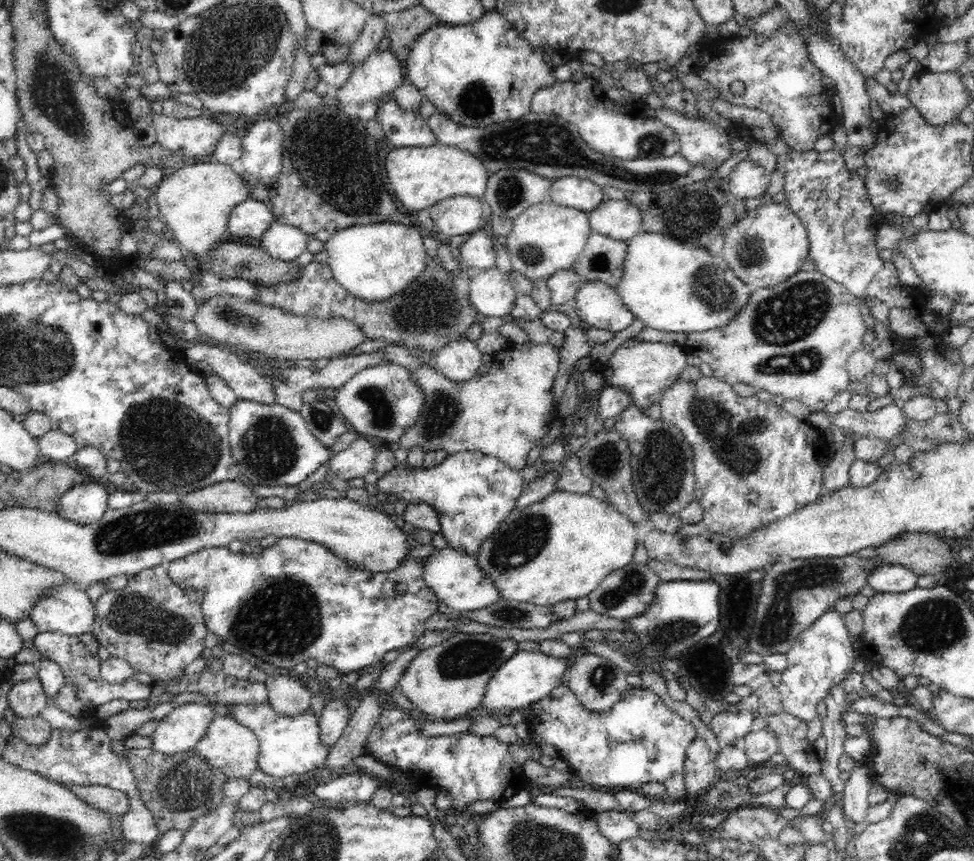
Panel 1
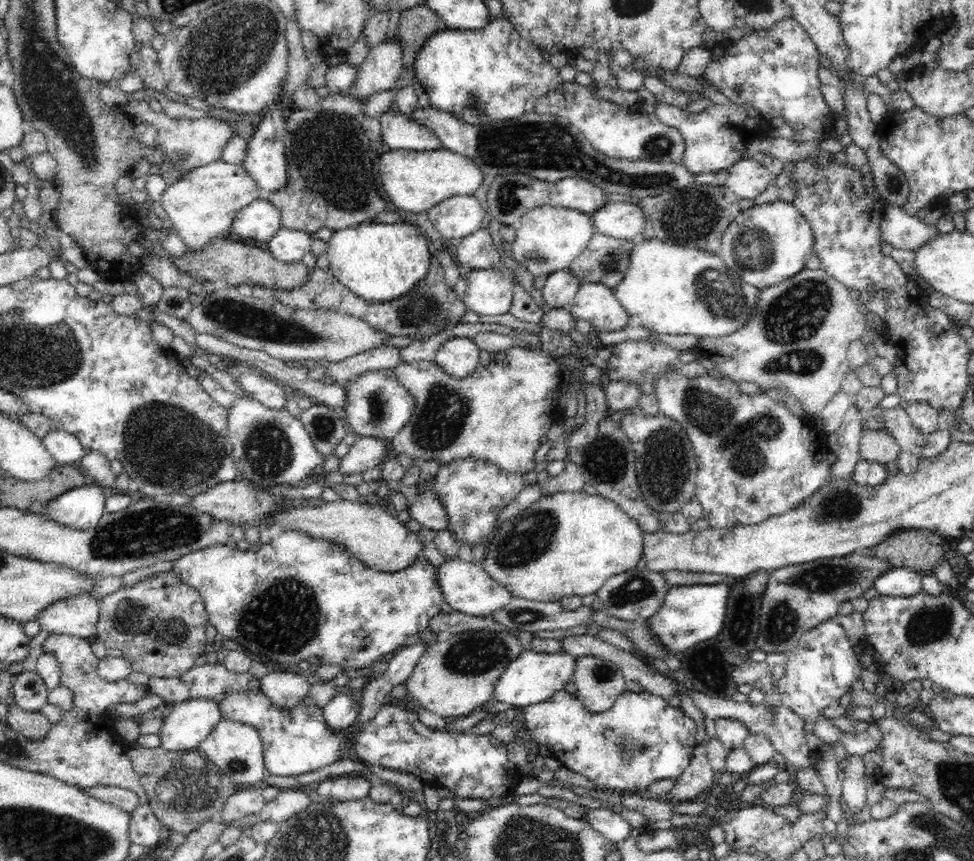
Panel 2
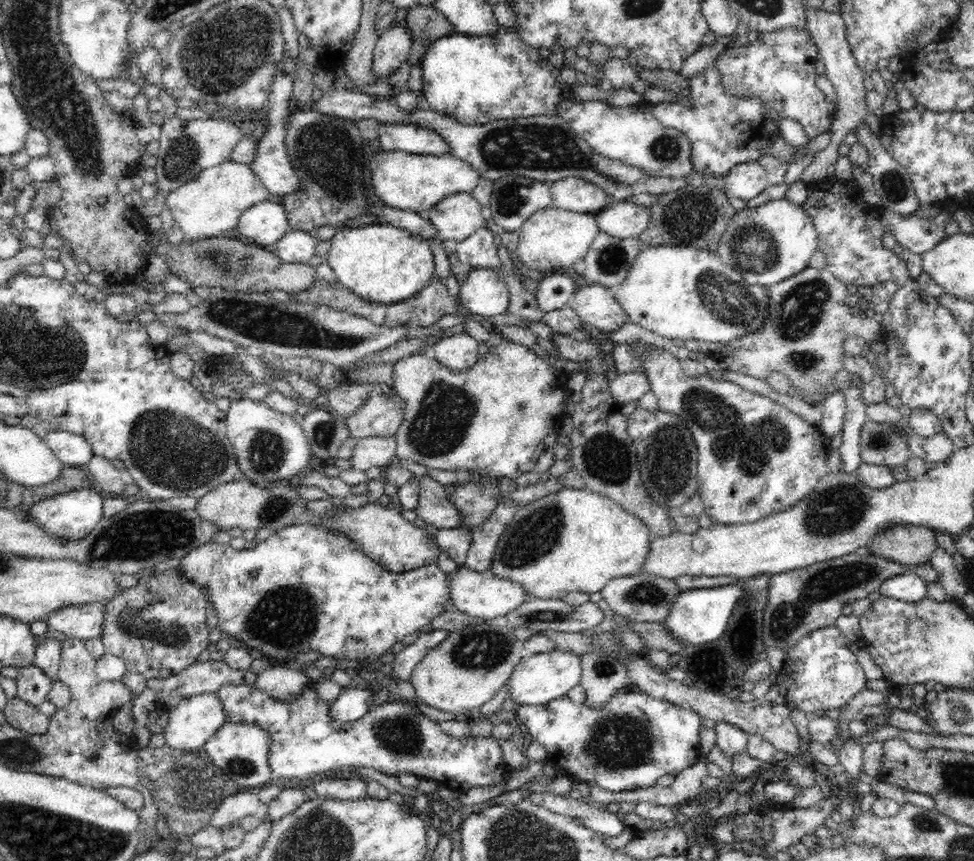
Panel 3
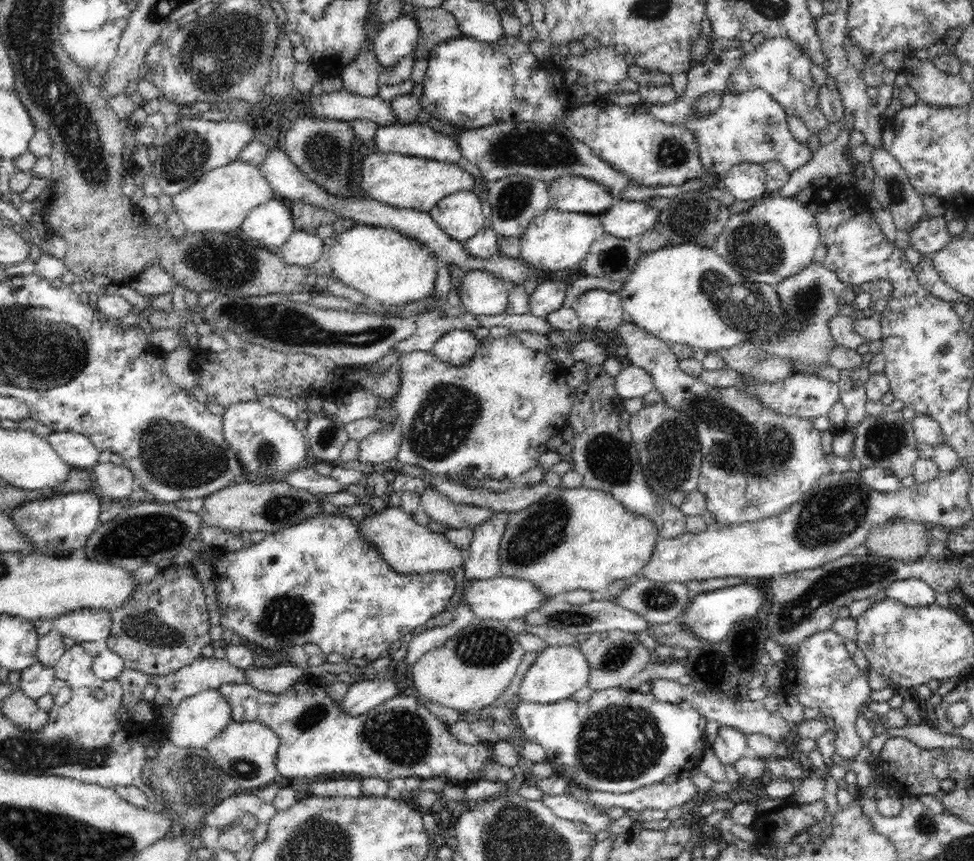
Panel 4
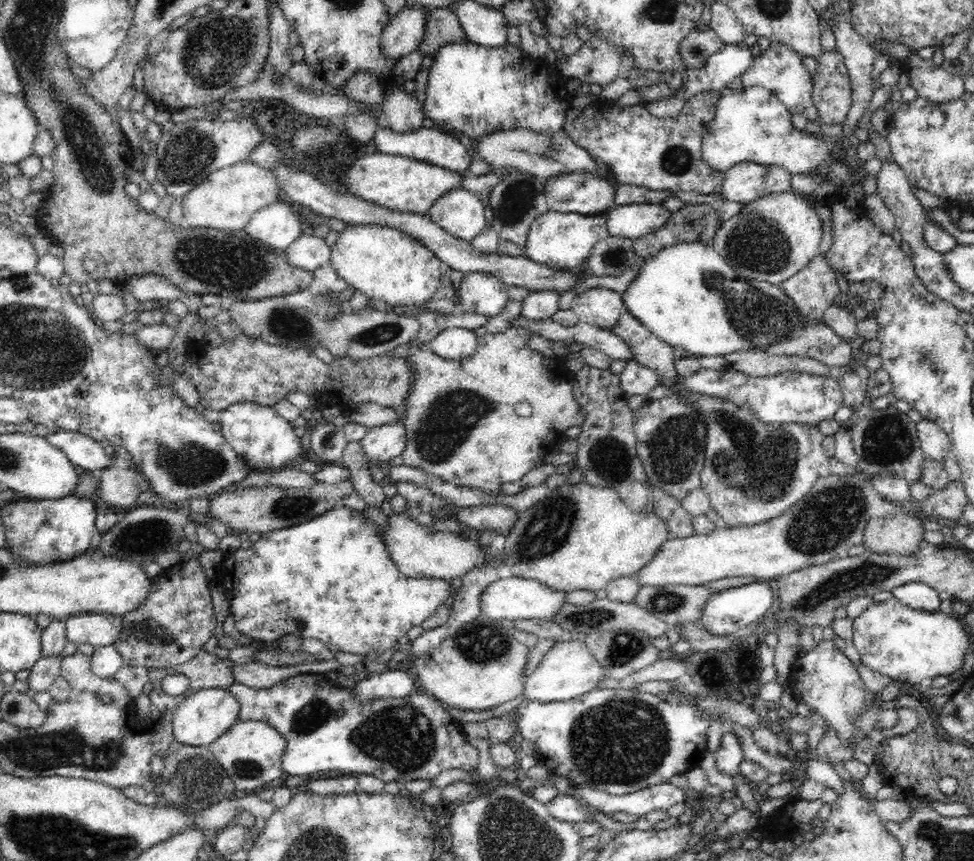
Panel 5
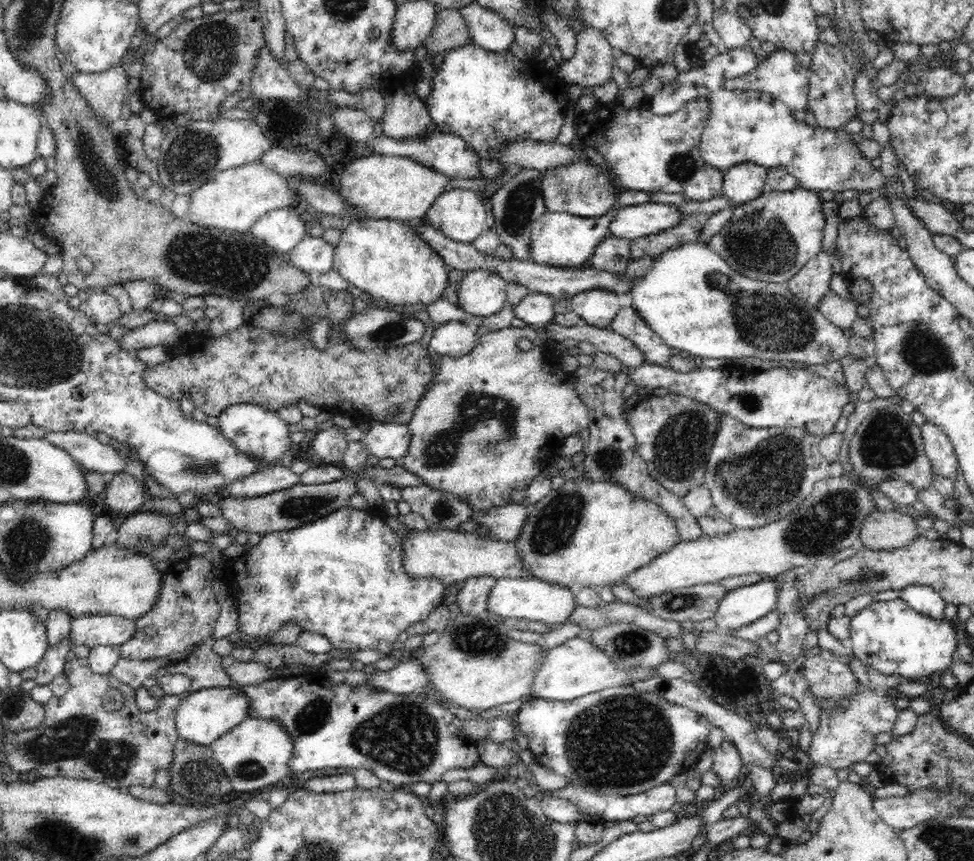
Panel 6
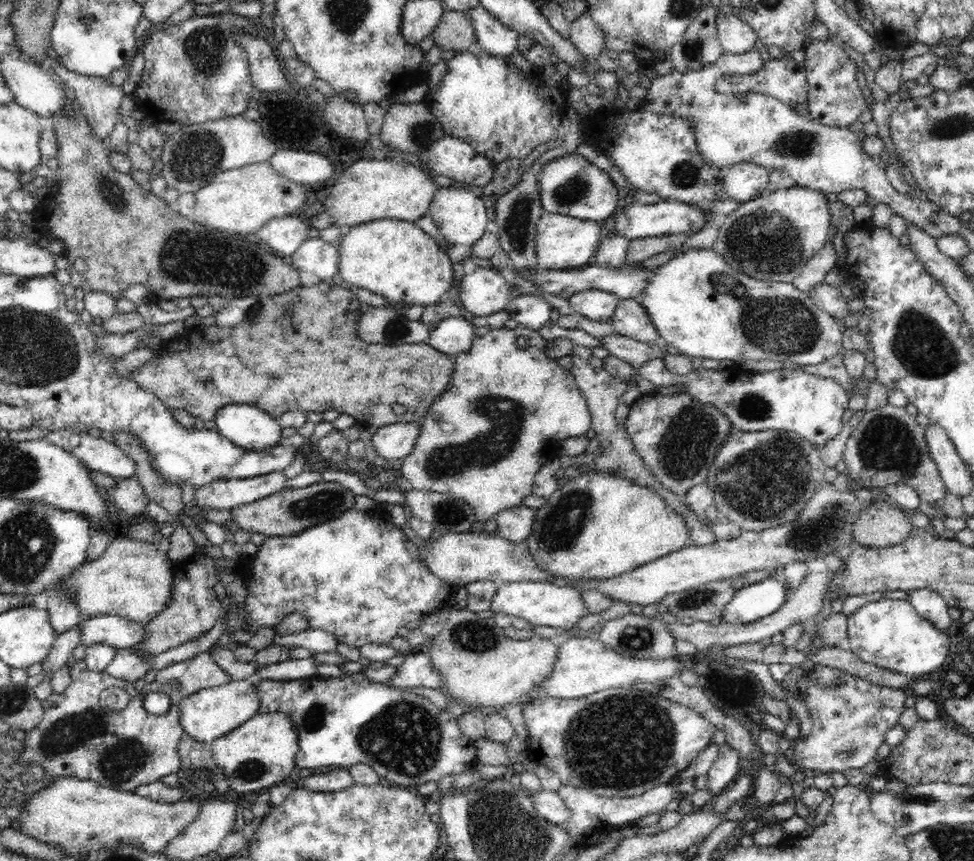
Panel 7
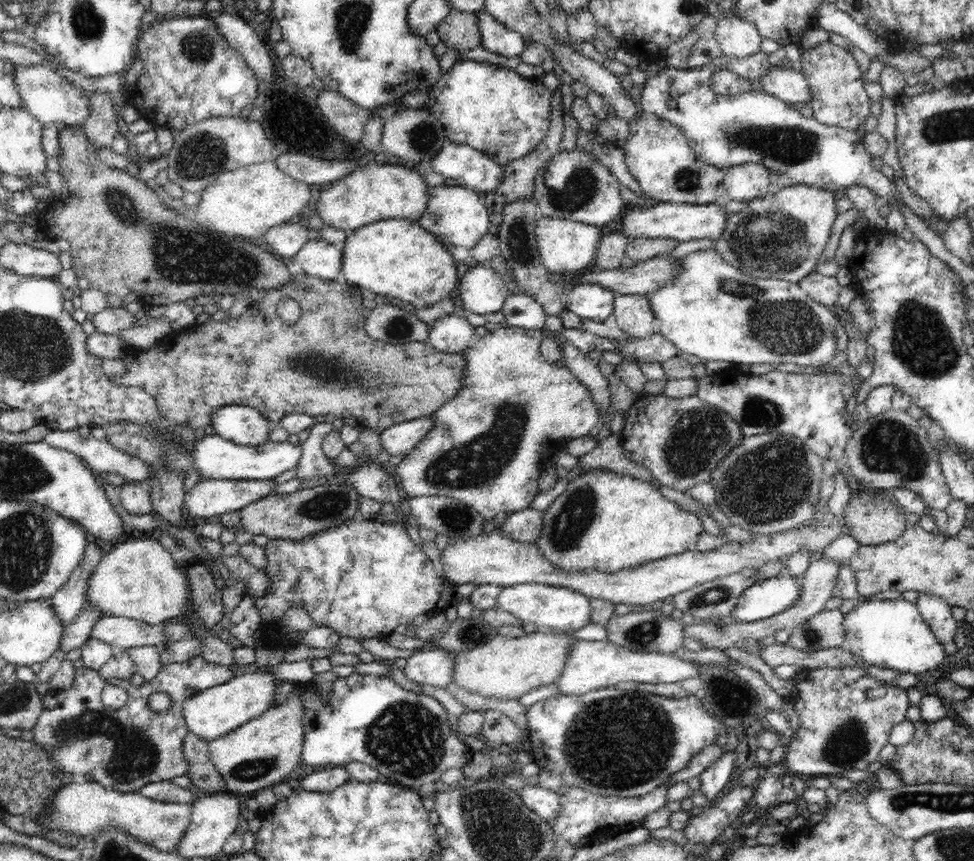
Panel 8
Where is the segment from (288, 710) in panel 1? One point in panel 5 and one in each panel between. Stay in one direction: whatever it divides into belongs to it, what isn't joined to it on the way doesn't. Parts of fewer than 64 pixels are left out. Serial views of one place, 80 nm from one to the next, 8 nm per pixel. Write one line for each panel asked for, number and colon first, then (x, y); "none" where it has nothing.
2: (286, 690)
3: (281, 683)
4: (279, 678)
5: (258, 676)

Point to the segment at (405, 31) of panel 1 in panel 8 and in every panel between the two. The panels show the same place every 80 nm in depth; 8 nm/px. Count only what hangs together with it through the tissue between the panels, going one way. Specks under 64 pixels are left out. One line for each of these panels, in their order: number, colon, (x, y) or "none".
2: (416, 24)
3: (426, 23)
4: (436, 25)
5: (443, 27)
6: (450, 30)
7: (454, 31)
8: (459, 30)

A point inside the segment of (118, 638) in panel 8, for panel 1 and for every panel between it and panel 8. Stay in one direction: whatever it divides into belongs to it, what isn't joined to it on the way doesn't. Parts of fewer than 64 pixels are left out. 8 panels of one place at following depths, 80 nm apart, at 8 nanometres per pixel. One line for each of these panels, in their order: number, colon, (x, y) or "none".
1: (66, 609)
2: (77, 616)
3: (86, 621)
4: (87, 625)
5: (99, 630)
6: (92, 630)
7: (120, 633)

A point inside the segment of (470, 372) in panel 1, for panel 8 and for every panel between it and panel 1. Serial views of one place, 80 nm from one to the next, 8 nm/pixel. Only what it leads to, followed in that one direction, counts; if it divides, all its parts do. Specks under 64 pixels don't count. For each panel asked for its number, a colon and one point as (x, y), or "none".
2: (458, 357)
3: (459, 352)
4: (456, 347)
5: (456, 343)
6: (455, 338)
7: (454, 335)
8: (451, 334)

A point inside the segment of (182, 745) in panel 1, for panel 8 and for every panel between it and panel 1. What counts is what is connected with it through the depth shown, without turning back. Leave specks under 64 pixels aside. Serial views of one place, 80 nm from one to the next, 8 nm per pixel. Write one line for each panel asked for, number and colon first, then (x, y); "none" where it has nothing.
2: (189, 722)
3: (196, 719)
4: (198, 719)
5: (204, 716)
6: (201, 718)
7: (208, 714)
8: (213, 712)

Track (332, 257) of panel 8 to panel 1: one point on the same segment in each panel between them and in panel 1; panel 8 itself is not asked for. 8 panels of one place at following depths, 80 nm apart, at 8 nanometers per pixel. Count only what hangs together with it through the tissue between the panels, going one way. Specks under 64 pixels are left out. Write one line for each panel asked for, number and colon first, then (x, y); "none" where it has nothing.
1: (283, 242)
2: (287, 245)
3: (295, 246)
4: (303, 248)
5: (308, 252)
6: (312, 254)
7: (314, 255)

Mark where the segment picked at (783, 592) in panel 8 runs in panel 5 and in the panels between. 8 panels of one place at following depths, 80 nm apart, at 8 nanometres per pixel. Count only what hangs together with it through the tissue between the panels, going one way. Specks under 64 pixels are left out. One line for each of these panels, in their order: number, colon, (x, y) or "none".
5: (729, 610)
6: (741, 607)
7: (751, 603)

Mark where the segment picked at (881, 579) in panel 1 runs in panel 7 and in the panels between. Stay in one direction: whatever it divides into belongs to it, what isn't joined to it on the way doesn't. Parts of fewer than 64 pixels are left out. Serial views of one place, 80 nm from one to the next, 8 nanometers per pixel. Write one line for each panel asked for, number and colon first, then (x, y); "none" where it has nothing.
2: (899, 582)
3: (908, 587)
4: (912, 593)
5: (918, 596)
6: (923, 599)
7: (929, 605)

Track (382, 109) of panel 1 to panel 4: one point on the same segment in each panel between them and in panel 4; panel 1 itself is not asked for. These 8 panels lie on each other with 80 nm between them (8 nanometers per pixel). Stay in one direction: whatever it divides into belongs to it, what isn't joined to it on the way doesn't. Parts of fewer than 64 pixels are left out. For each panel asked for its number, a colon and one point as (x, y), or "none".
2: (399, 131)
3: (408, 138)
4: (414, 139)

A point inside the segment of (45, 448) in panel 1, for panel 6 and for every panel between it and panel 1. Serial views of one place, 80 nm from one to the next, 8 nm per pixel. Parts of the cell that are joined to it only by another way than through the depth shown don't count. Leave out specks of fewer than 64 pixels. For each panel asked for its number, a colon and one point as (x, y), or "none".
2: (65, 448)
3: (72, 450)
4: (76, 450)
5: (84, 452)
6: (86, 450)

